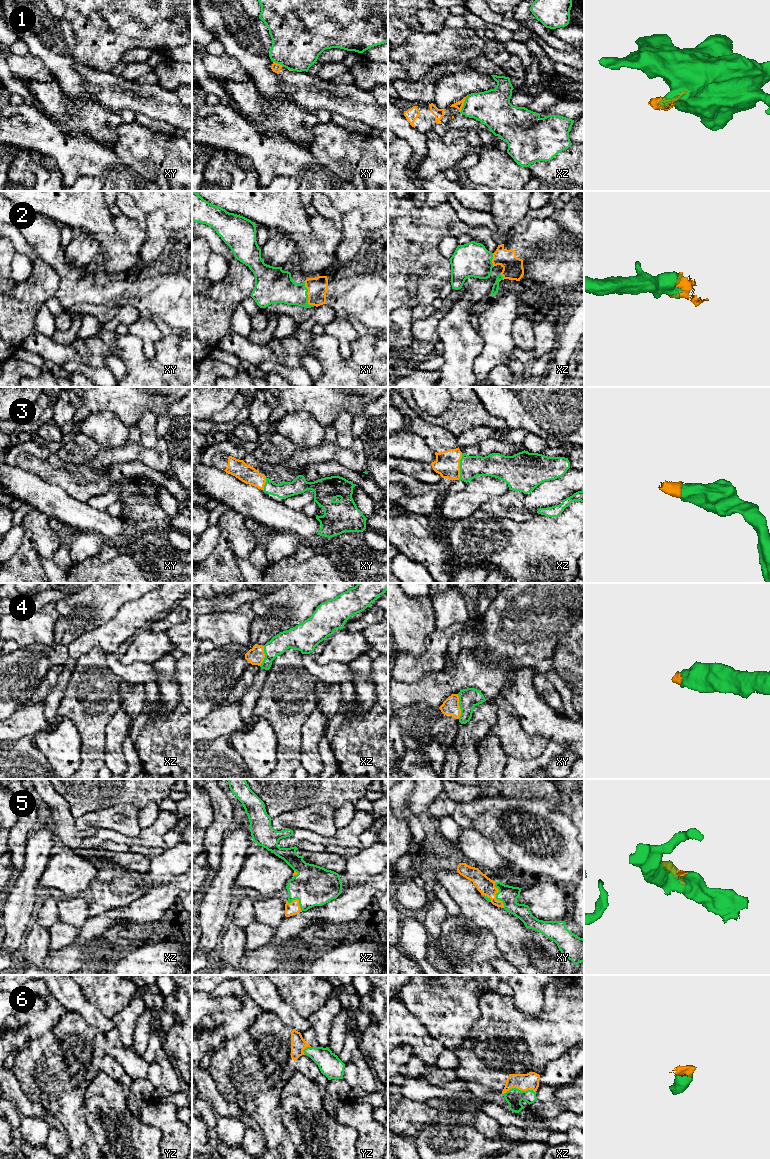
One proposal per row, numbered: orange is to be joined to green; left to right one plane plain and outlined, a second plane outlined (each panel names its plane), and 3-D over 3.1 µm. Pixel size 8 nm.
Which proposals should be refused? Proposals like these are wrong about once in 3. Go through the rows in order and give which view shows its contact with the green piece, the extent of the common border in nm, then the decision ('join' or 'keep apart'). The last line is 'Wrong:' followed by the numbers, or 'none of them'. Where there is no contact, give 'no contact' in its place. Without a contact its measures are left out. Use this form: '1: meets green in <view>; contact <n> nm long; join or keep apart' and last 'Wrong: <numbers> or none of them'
1: meets green in xz; contact 160 nm long; keep apart
2: meets green in xy; contact 220 nm long; join
3: meets green in xz; contact 200 nm long; join
4: meets green in xy; contact 200 nm long; keep apart
5: meets green in xy; contact 220 nm long; join
6: meets green in xz; contact 260 nm long; join
Wrong: 1, 4

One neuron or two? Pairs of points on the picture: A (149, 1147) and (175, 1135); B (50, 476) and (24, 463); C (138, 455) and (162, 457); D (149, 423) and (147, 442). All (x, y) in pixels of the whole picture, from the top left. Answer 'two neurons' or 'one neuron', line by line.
A: two neurons
B: one neuron
C: one neuron
D: one neuron

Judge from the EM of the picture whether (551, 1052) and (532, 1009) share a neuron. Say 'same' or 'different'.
different

